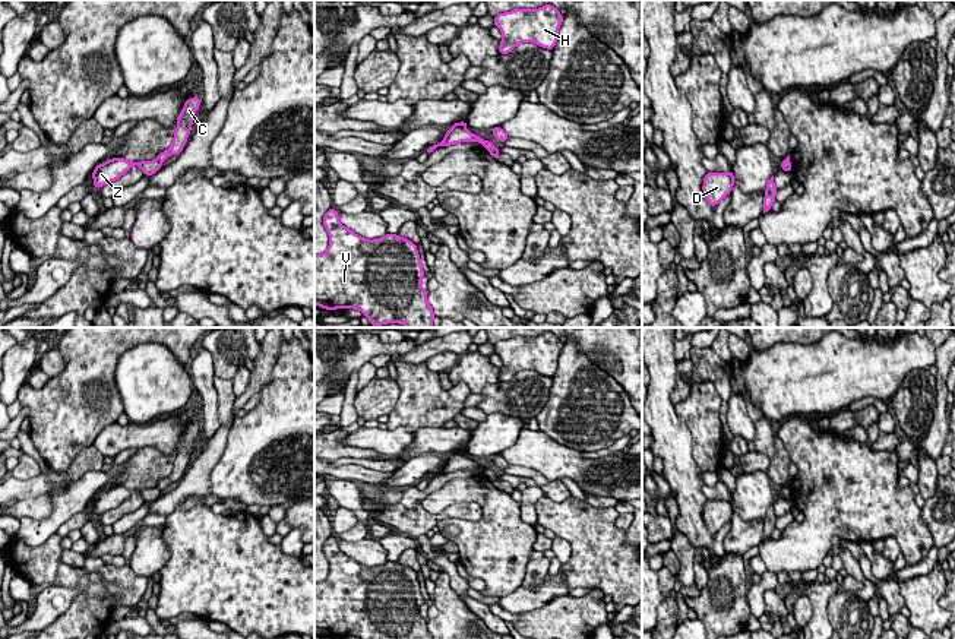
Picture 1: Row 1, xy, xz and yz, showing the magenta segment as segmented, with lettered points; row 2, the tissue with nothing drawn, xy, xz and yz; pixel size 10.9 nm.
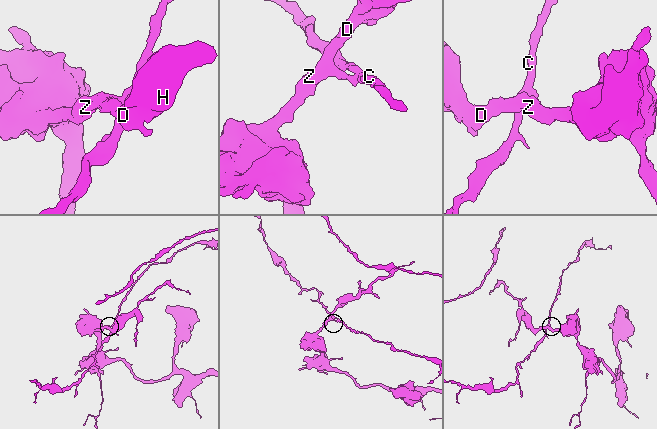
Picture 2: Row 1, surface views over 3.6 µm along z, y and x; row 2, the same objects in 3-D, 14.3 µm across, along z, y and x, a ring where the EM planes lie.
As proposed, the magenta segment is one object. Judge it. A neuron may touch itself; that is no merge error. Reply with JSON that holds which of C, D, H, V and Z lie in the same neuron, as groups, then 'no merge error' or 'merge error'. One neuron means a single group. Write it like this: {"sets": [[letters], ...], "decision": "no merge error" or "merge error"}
{"sets": [["C"], ["D", "H", "V", "Z"]], "decision": "merge error"}

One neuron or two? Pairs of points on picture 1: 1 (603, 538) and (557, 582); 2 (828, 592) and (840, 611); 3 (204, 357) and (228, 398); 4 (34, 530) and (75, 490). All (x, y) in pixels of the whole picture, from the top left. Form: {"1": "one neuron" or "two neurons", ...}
{"1": "one neuron", "2": "two neurons", "3": "two neurons", "4": "one neuron"}

